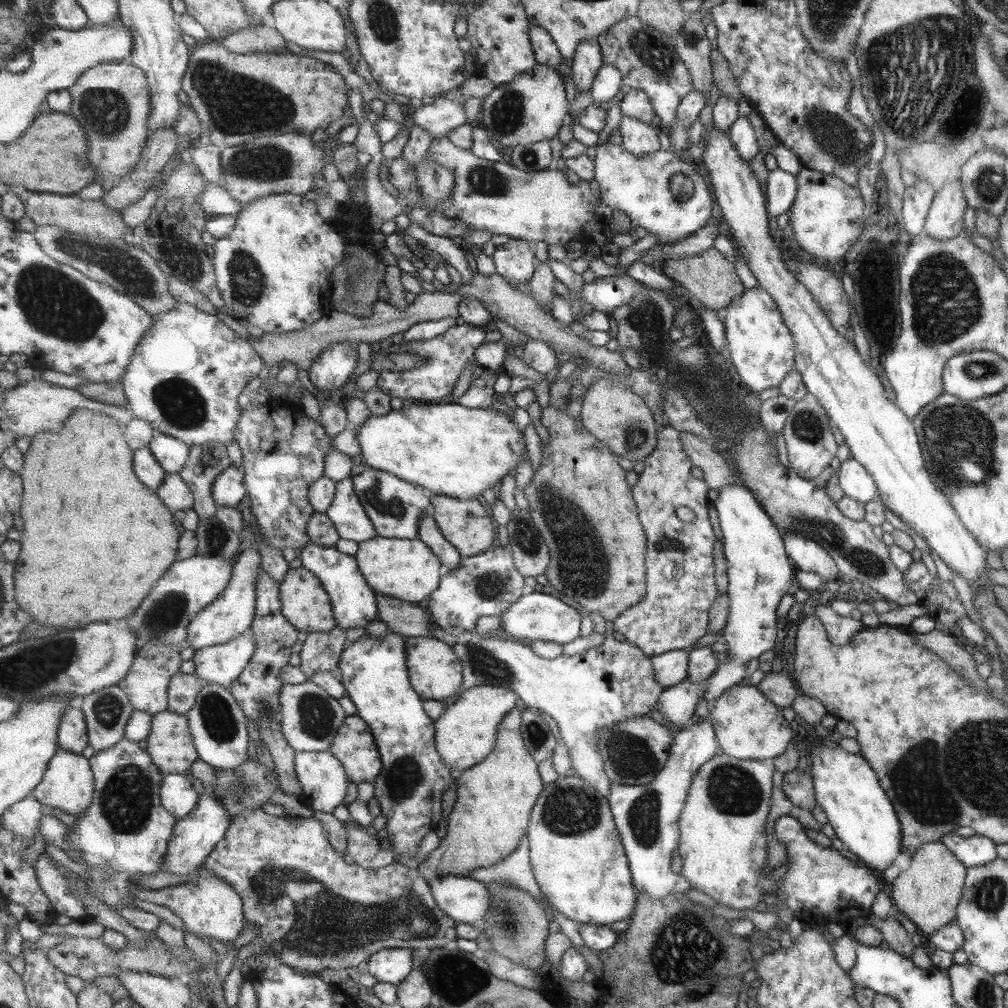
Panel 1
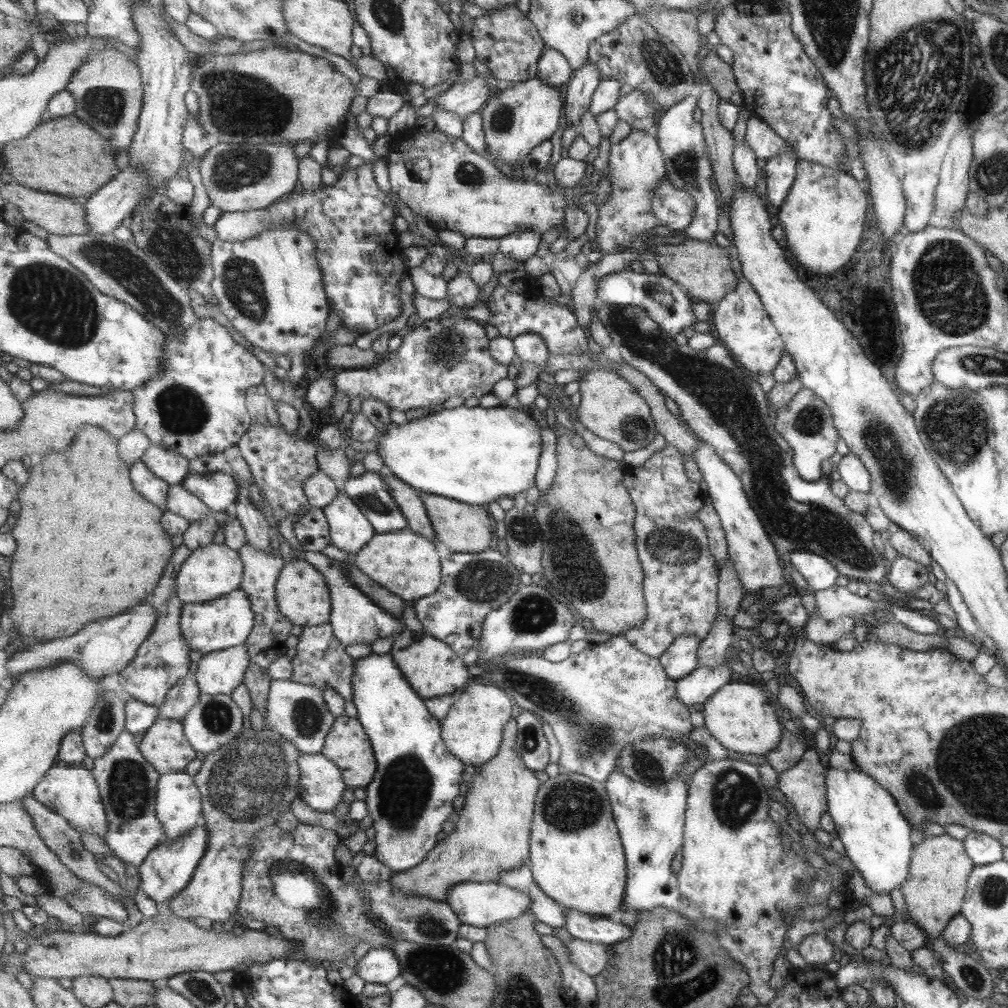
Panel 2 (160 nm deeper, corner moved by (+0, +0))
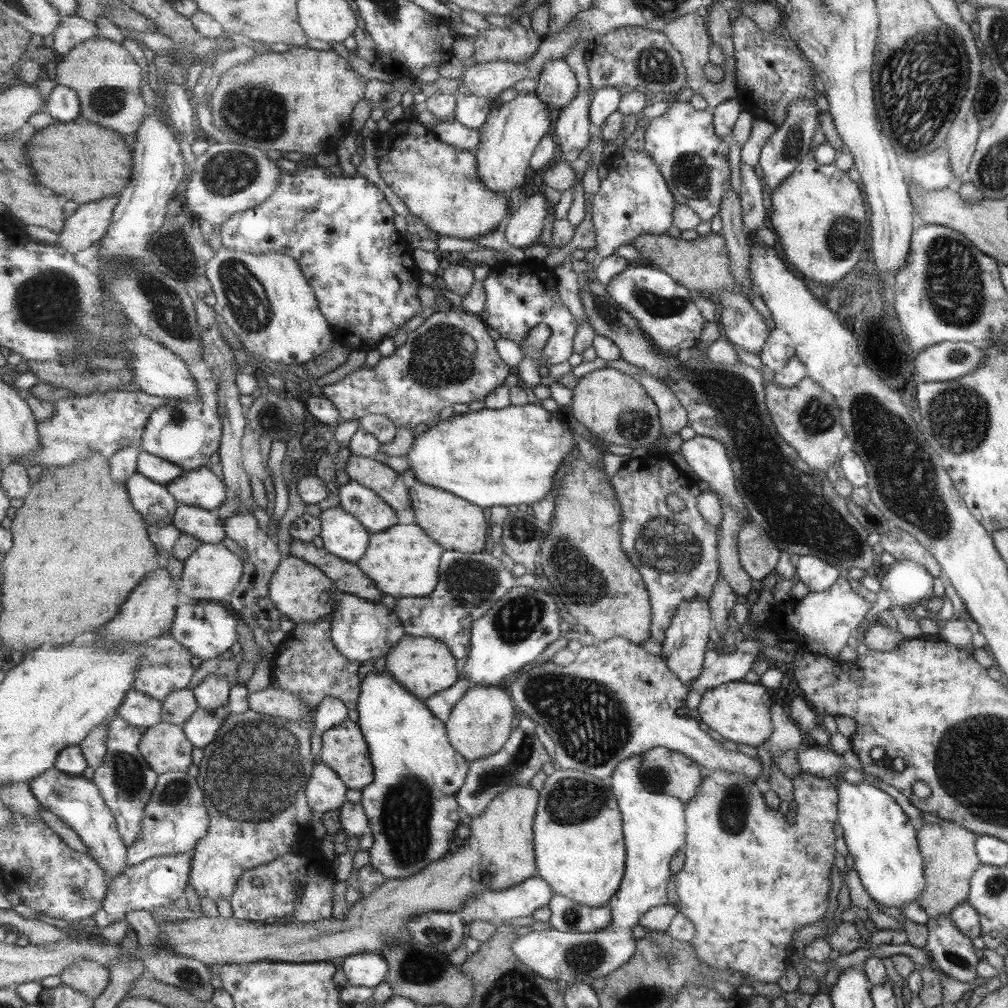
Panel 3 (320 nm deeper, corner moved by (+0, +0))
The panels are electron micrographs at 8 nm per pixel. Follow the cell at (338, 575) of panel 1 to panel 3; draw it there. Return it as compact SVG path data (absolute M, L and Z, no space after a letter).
M339 592L337 602L338 604L333 612L334 619L331 637L333 642L335 642L335 646L340 649L341 654L351 662L352 668L364 666L365 662L373 659L377 660L381 656L386 657L406 635L404 624L400 617L397 616L397 613L380 602L366 601L345 592Z

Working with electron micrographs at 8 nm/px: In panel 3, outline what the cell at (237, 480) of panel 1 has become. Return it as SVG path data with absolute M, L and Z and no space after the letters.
M209 465L193 471L183 471L183 474L167 487L179 503L200 506L214 512L225 511L227 486L219 470Z

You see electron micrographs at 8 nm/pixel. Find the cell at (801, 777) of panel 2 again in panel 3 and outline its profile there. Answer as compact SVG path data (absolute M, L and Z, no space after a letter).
M726 770L708 771L701 784L697 797L686 806L687 844L685 845L684 867L675 875L676 890L678 894L678 907L680 912L694 925L696 931L690 944L694 946L698 957L712 966L714 970L731 970L741 972L746 978L758 983L776 982L785 968L787 954L794 954L791 946L793 932L805 925L812 925L821 921L827 912L827 894L829 894L829 870L835 860L835 848L833 848L833 826L837 823L837 792L835 780L830 778L817 778L806 772L799 772L790 779L793 785L793 799L797 803L796 819L794 824L787 824L787 820L781 816L781 812L767 808L763 804L763 794L755 790L753 782L747 780L742 774L733 774Z

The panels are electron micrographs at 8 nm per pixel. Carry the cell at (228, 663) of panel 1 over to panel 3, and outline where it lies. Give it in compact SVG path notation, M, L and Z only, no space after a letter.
M212 674L197 687L193 694L197 697L197 702L201 708L215 711L222 706L229 704L229 692L231 684L224 674Z

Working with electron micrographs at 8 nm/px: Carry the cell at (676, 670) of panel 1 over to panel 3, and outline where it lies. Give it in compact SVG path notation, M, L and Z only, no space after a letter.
M682 601L666 632L664 651L661 655L667 661L667 666L676 672L685 684L693 685L703 674L708 651L707 644L709 639L713 638L713 623L712 604L709 601Z

